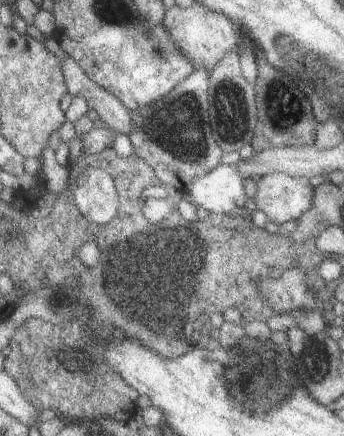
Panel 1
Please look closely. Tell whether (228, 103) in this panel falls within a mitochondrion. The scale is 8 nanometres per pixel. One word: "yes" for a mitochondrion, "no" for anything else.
yes

